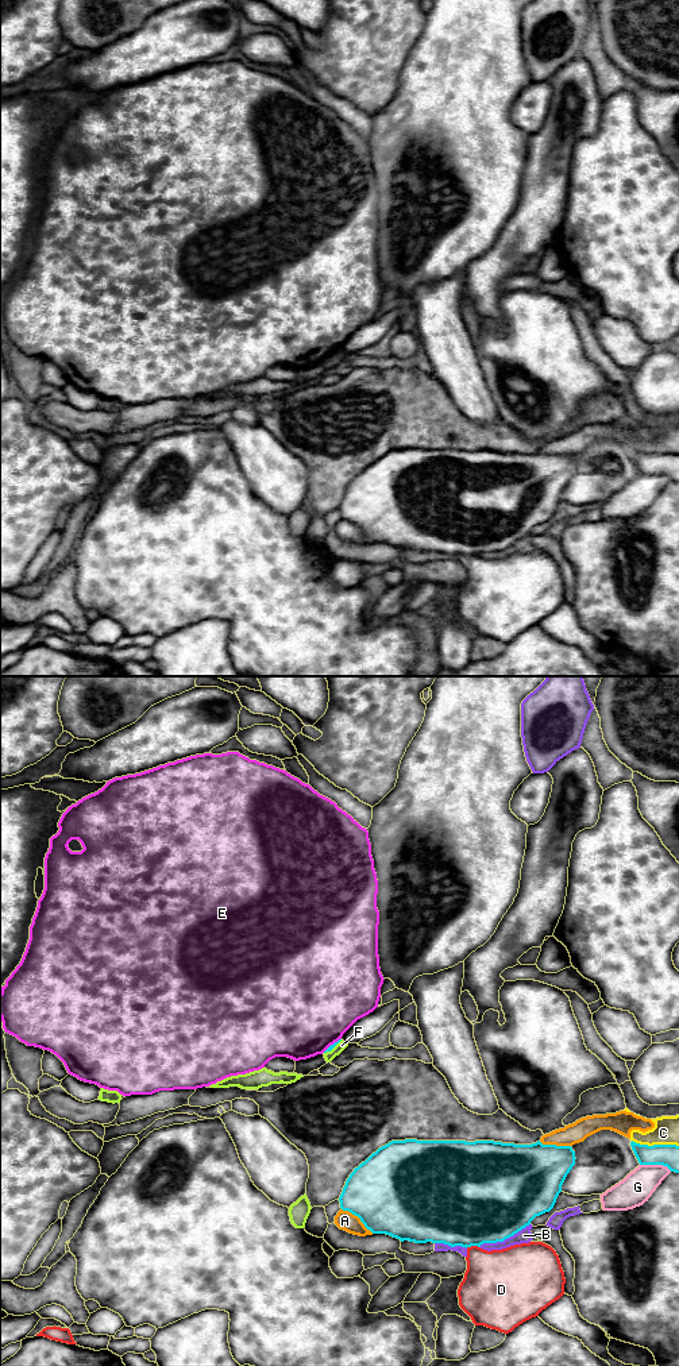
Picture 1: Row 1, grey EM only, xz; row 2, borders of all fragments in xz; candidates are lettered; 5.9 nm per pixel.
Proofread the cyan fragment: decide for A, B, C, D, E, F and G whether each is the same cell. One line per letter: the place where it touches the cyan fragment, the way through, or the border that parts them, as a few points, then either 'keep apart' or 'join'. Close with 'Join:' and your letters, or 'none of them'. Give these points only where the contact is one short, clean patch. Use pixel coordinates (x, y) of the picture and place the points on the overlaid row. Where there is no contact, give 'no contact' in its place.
A: meets cyan in xz at (358, 1216); keep apart
B: meets cyan in xz at (504, 1239); keep apart
C: meets cyan in xz at (655, 1145); keep apart
D: meets cyan in xz at (473, 1245); keep apart
E: meets cyan in xz at (331, 1045); keep apart
F: meets cyan in xz at (332, 1048); keep apart
G: meets cyan in xz at (656, 1164); keep apart
Join: none of them

